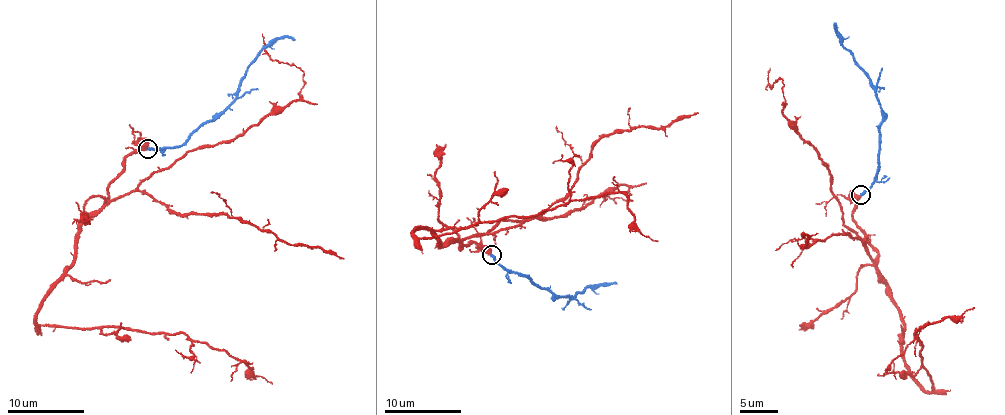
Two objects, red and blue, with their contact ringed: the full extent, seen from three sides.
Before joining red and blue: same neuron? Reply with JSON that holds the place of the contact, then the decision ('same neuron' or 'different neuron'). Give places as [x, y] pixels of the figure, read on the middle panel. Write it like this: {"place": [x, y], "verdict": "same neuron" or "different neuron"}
{"place": [491, 255], "verdict": "same neuron"}

